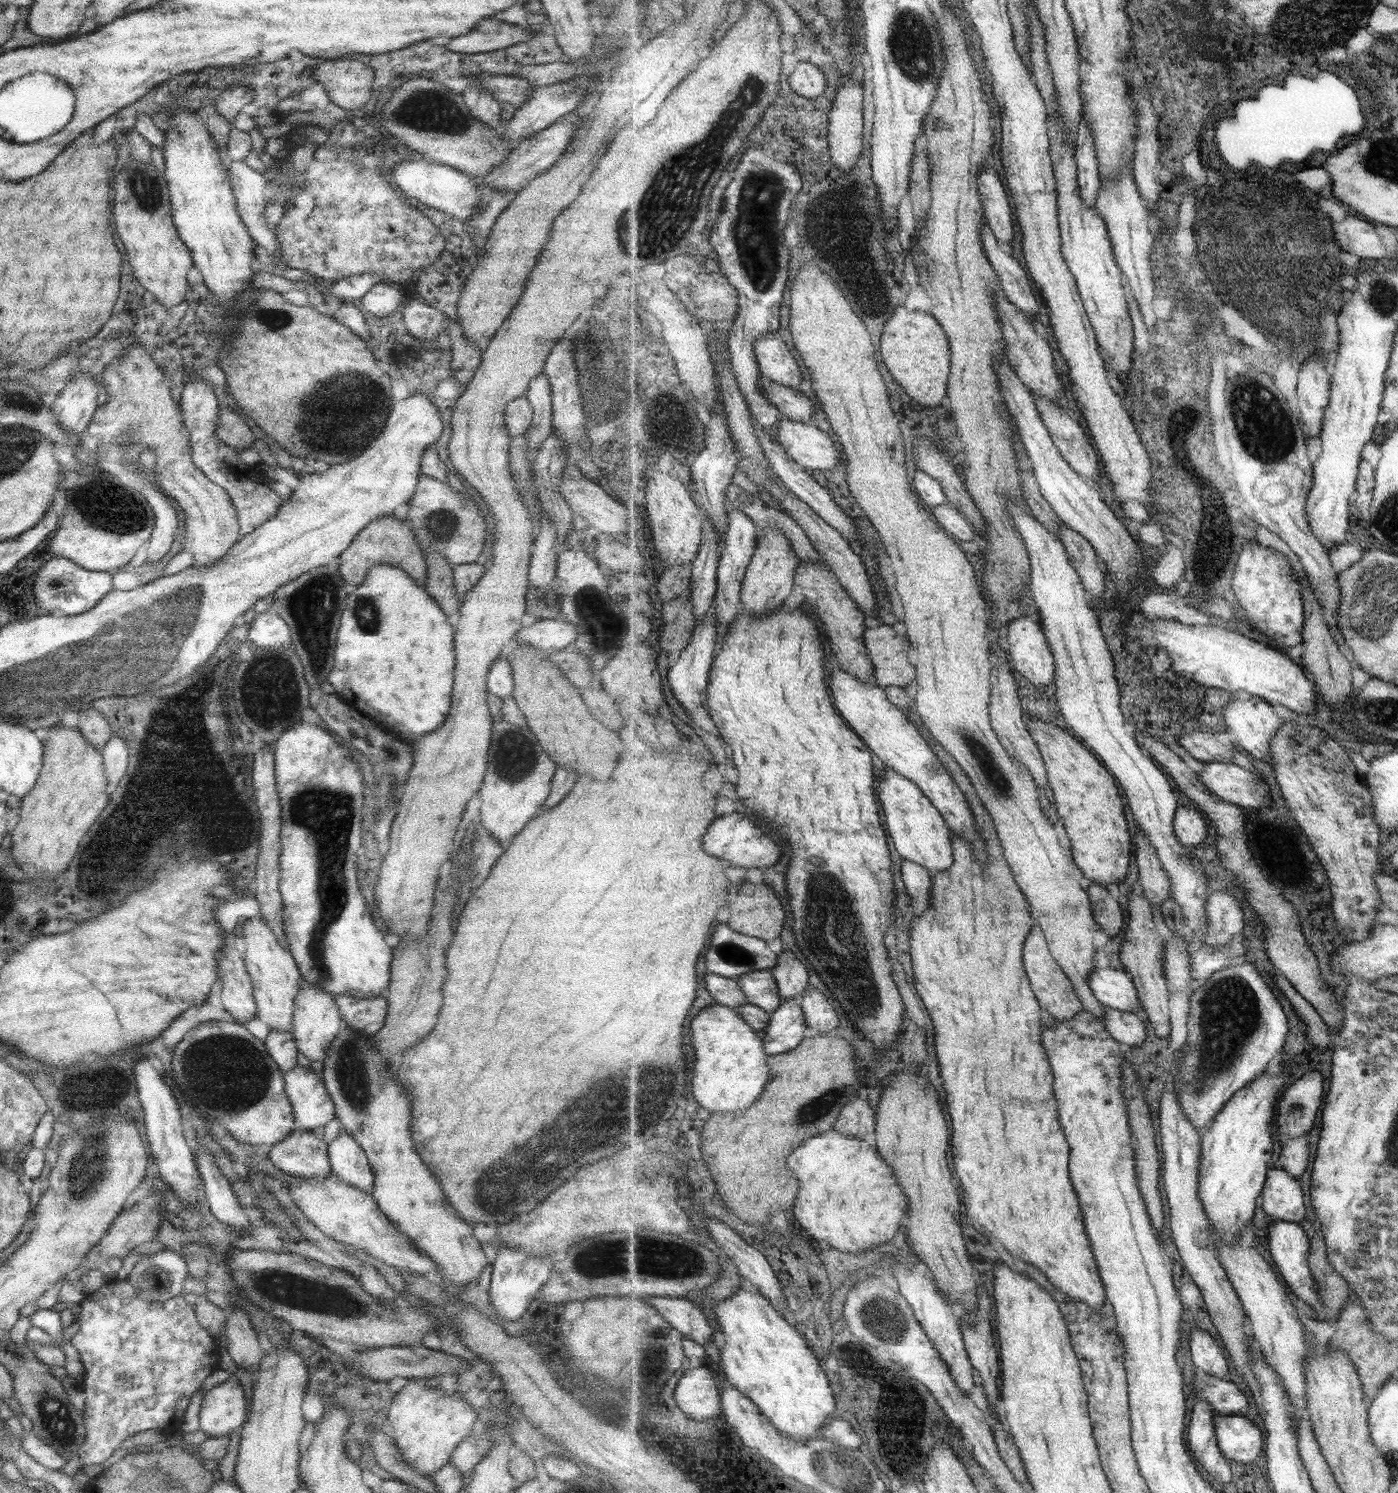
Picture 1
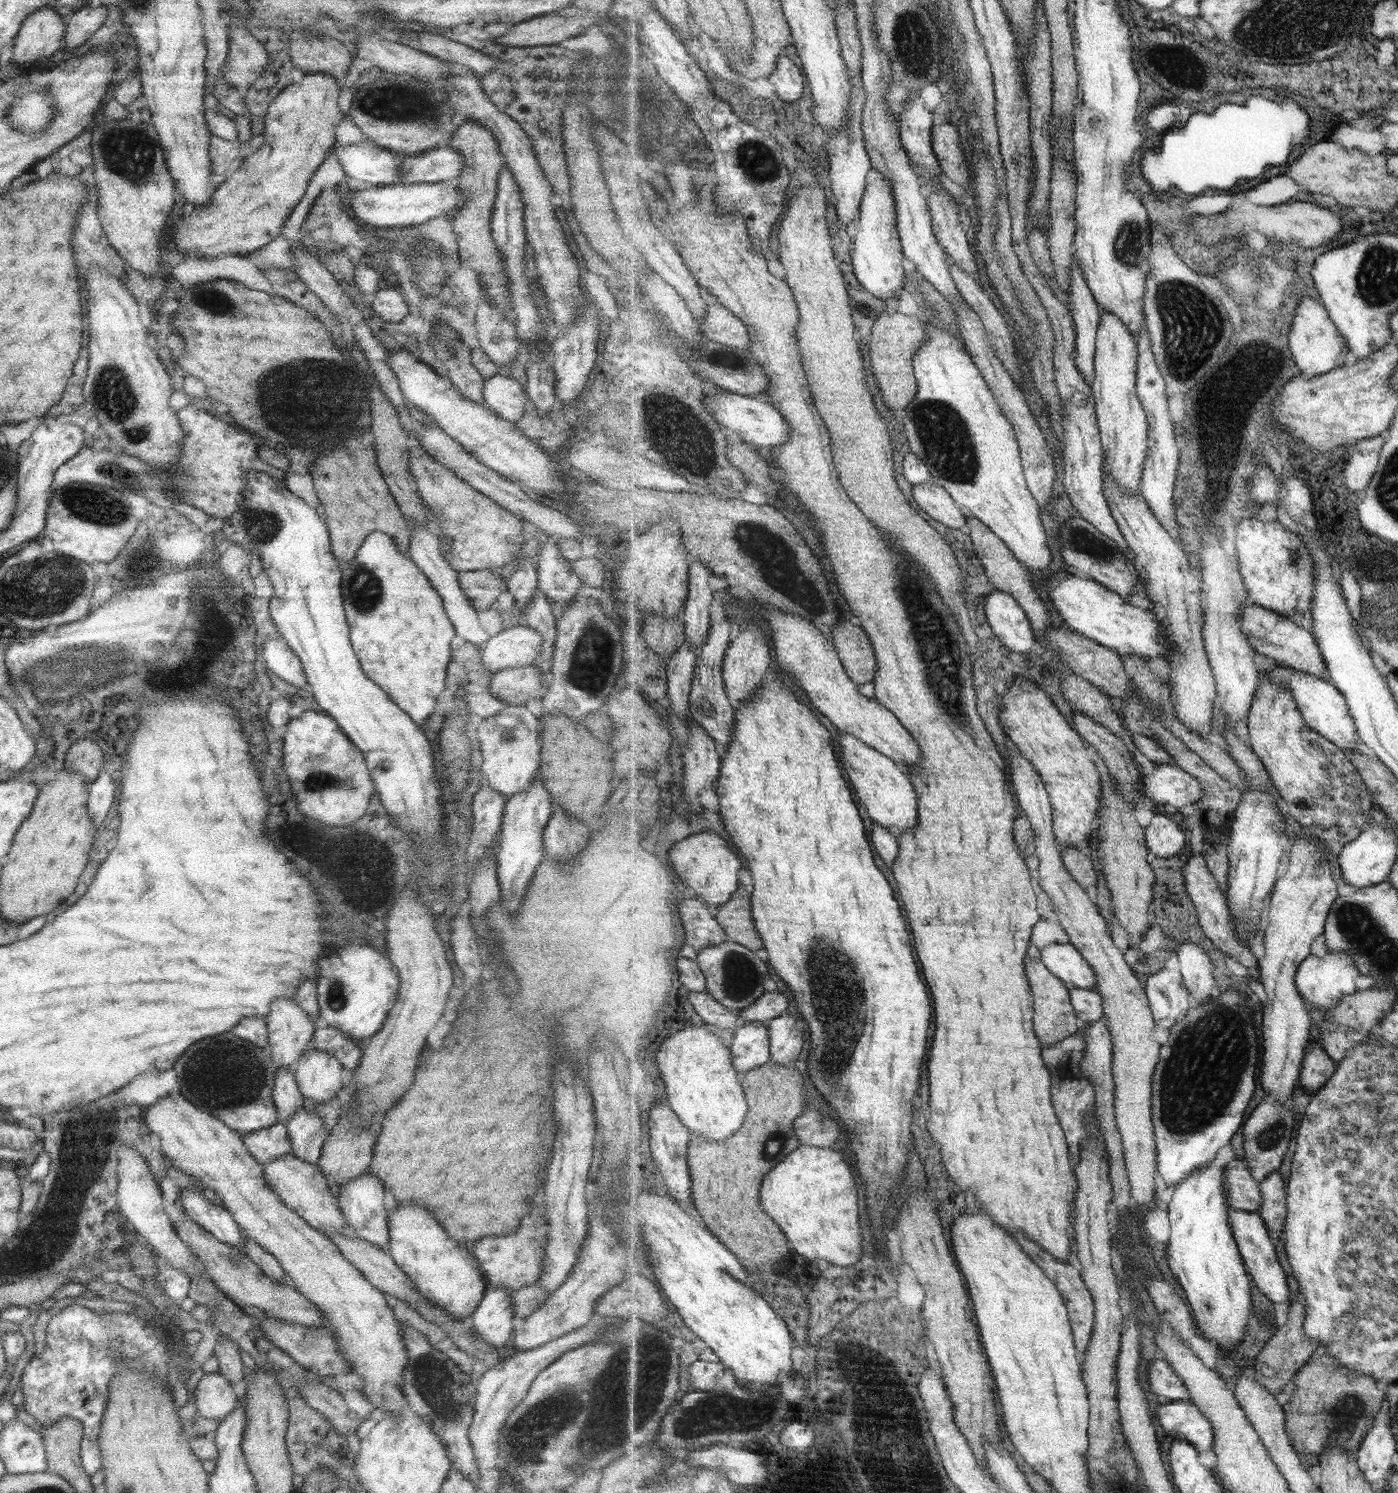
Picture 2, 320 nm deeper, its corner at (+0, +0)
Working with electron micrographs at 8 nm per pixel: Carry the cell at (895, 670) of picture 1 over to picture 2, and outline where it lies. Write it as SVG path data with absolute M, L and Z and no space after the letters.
M842 621L832 628L832 640L849 678L857 684L874 682L878 662L870 636L861 626Z

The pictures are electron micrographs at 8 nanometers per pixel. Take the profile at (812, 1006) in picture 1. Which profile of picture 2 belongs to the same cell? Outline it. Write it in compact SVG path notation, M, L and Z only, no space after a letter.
M789 1013L770 1022L771 1062L790 1064L799 1058L807 1036L810 1036L801 1026L801 1020Z

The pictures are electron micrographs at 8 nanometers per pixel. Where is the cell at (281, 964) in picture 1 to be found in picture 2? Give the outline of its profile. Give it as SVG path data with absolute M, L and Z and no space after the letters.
M277 999L265 1016L267 1044L272 1068L287 1068L304 1053L315 1030L309 1017L293 1001Z

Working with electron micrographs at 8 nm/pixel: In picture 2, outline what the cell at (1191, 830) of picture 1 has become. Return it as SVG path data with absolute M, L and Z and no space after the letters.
M1170 813L1155 814L1144 832L1151 853L1159 858L1171 858L1185 846L1183 828L1171 820Z

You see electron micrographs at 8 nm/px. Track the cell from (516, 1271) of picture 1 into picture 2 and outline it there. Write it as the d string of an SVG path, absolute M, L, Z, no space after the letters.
M486 1288L476 1310L470 1314L472 1333L485 1344L505 1349L514 1332L509 1290Z

